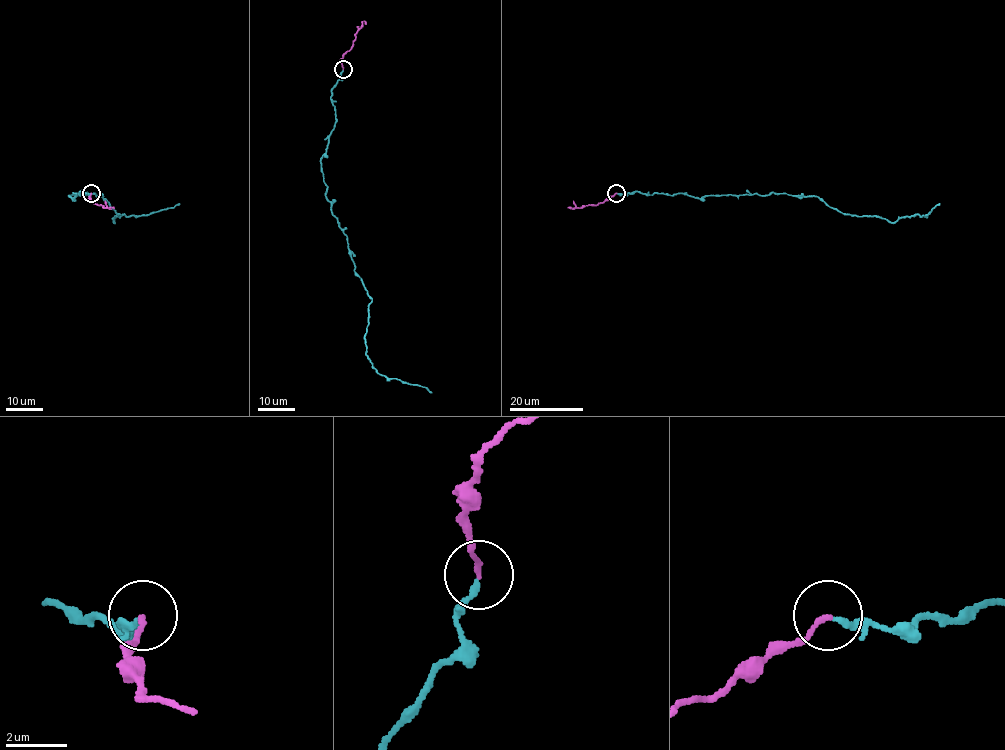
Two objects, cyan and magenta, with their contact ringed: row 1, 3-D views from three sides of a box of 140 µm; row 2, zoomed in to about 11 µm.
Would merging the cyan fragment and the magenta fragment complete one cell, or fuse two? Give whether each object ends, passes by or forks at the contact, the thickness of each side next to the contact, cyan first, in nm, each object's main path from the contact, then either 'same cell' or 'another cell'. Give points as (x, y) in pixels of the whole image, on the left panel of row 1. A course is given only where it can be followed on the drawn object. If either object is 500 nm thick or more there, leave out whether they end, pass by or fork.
cyan ends | magenta ends | 200/170 nm | cyan via (91, 193), (69, 195), (87, 192), (102, 196), (120, 214), (113, 222), (113, 217), (149, 215), (179, 203) | magenta via (91, 192), (91, 203), (114, 208) | same cell

